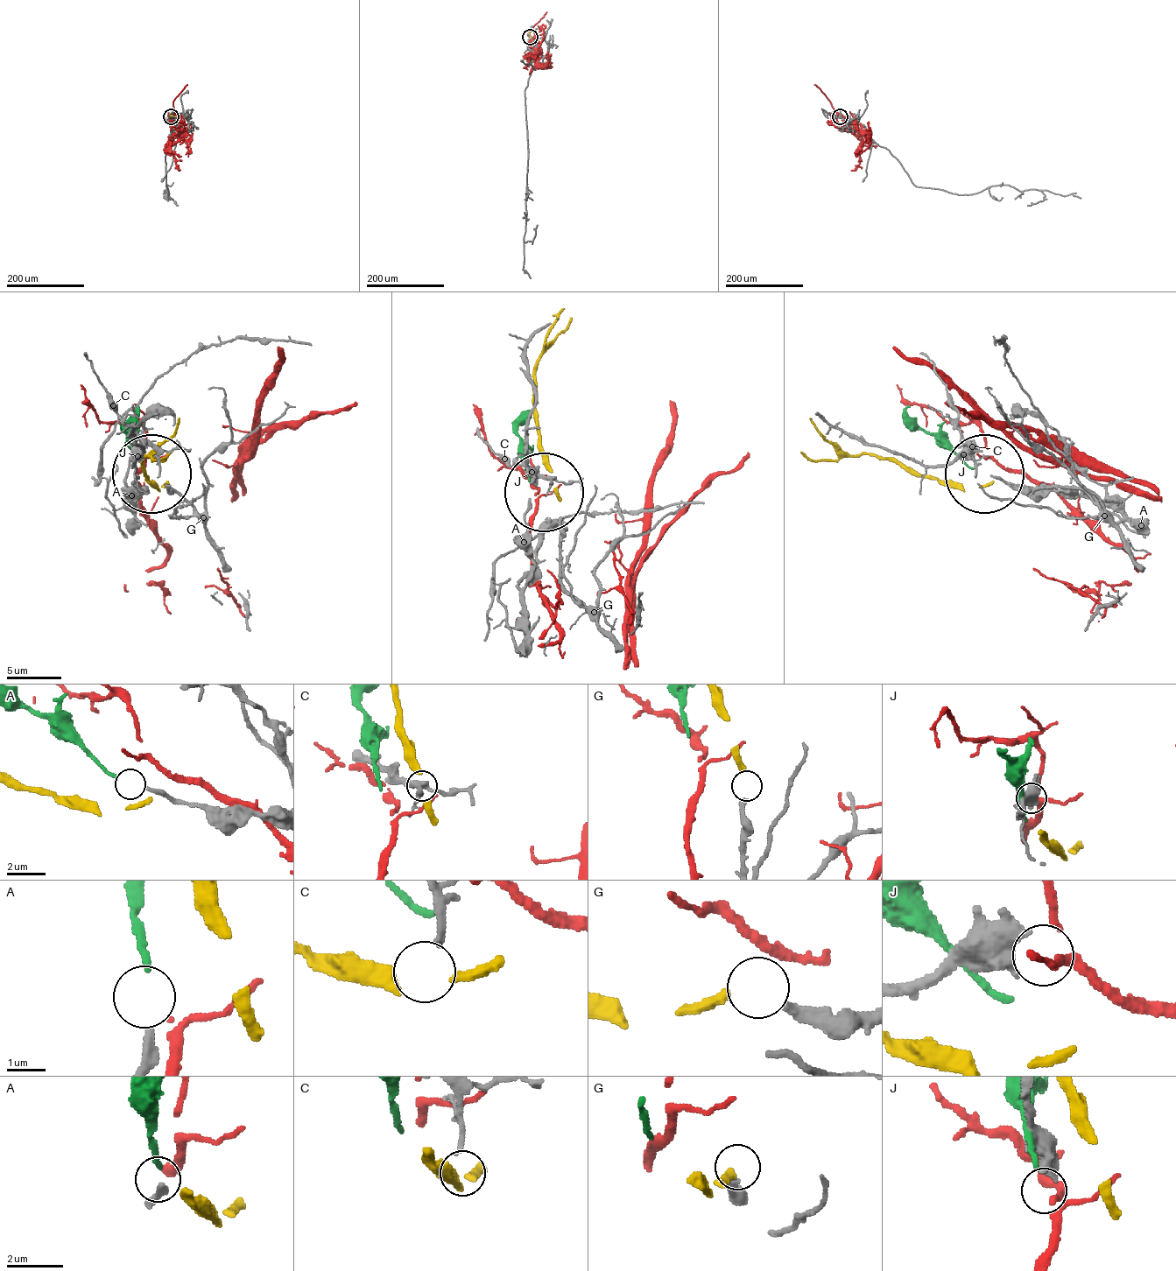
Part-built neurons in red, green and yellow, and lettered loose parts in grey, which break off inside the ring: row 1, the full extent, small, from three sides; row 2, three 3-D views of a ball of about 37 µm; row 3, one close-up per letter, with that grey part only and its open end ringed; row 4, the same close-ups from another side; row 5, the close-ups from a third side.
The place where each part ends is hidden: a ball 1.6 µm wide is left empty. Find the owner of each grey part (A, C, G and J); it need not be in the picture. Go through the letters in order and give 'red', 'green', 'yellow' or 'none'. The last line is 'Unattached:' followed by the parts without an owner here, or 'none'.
A: green
C: none
G: yellow
J: red
Unattached: C

